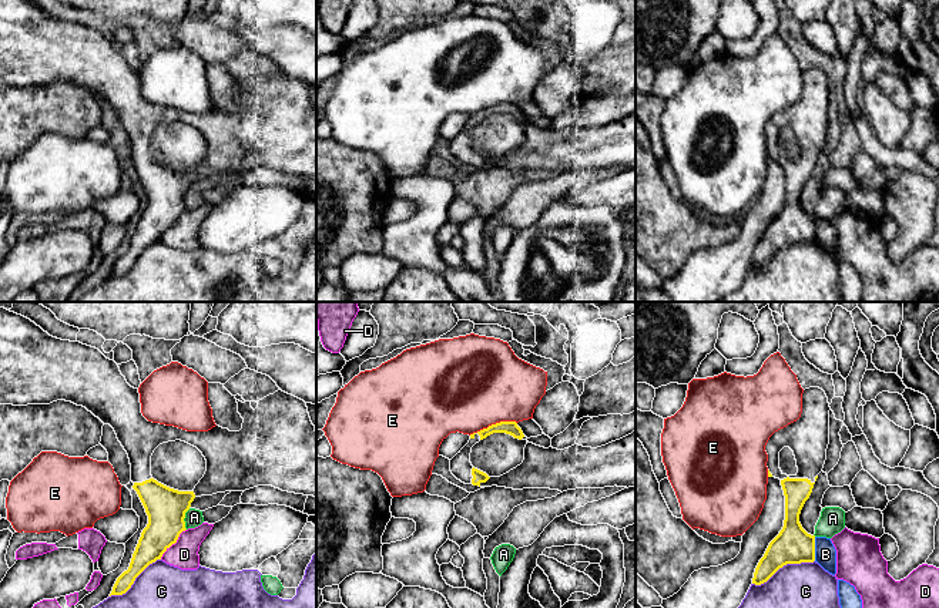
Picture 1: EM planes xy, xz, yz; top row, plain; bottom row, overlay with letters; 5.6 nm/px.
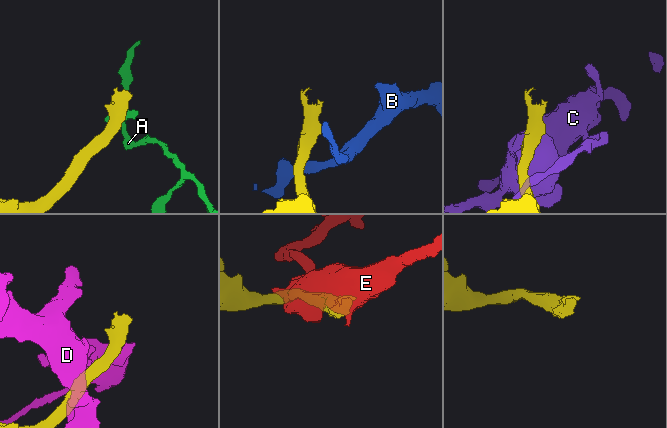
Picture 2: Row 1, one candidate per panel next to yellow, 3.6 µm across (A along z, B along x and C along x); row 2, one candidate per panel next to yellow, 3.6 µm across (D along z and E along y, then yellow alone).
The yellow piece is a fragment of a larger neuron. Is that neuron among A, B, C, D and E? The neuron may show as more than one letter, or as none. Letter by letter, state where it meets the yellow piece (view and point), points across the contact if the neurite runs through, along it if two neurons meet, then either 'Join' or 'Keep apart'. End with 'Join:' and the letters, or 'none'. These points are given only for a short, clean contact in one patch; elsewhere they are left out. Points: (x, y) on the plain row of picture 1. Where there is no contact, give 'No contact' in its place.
A: Touches yellow at xy (184, 198). Keep apart
B: Touches yellow at yz (814, 229). Boundary: yz (814, 218), (815, 241). Keep apart
C: Touches yellow at yz (782, 247). Keep apart
D: Touches yellow at xy (173, 224). Boundary: xy (185, 210), (160, 239). Keep apart
E: Touches yellow at xz (492, 106). Keep apart
Join: none

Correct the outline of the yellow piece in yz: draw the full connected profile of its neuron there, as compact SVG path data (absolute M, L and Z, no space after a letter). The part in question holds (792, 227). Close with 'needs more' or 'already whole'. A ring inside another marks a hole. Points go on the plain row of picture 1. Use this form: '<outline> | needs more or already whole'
M805 70L801 98L775 112L765 127L768 158L779 159L784 171L785 201L782 211L769 224L755 249L752 259L755 266L767 263L787 245L815 242L815 216L802 209L799 195L826 141L829 91L828 78L822 70ZM784 128L794 132L798 148L795 157L787 157L779 150L779 132Z | needs more

